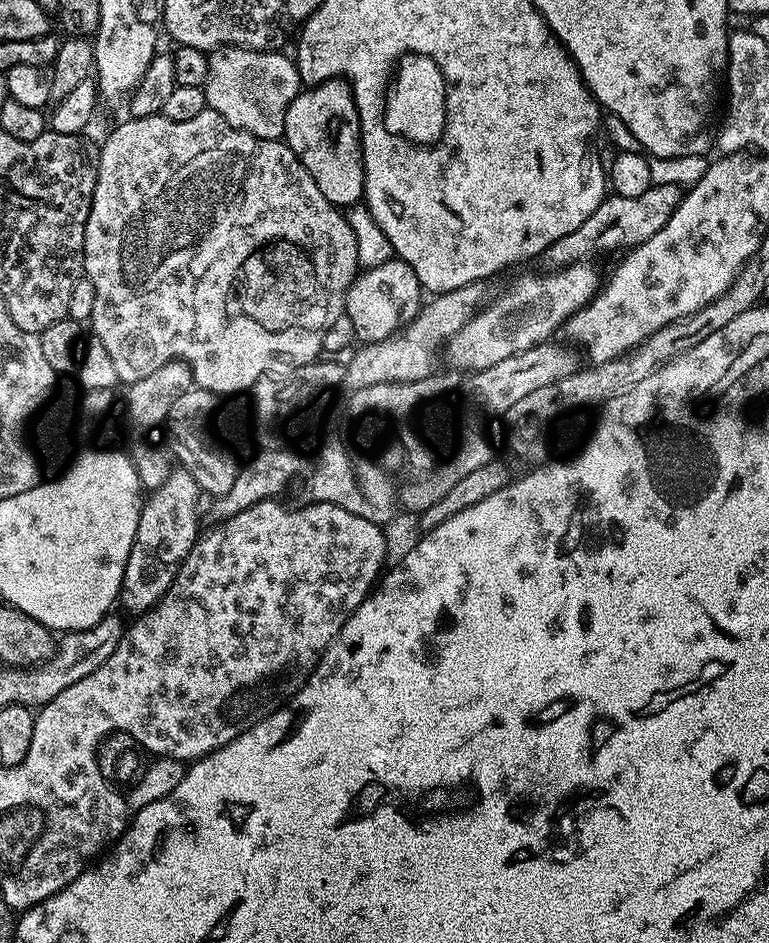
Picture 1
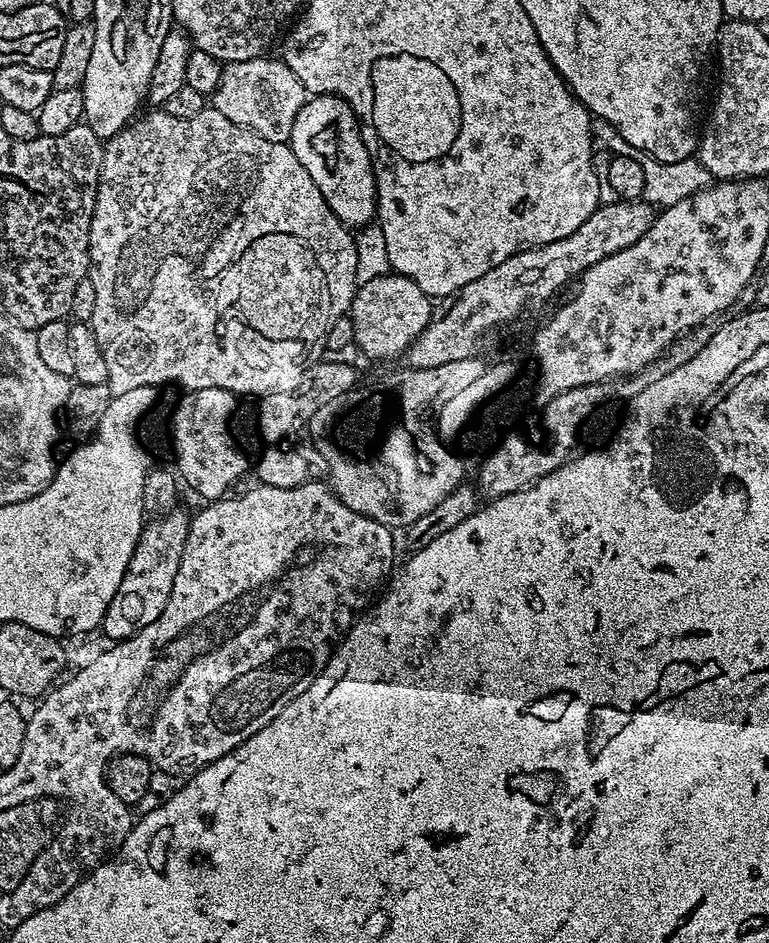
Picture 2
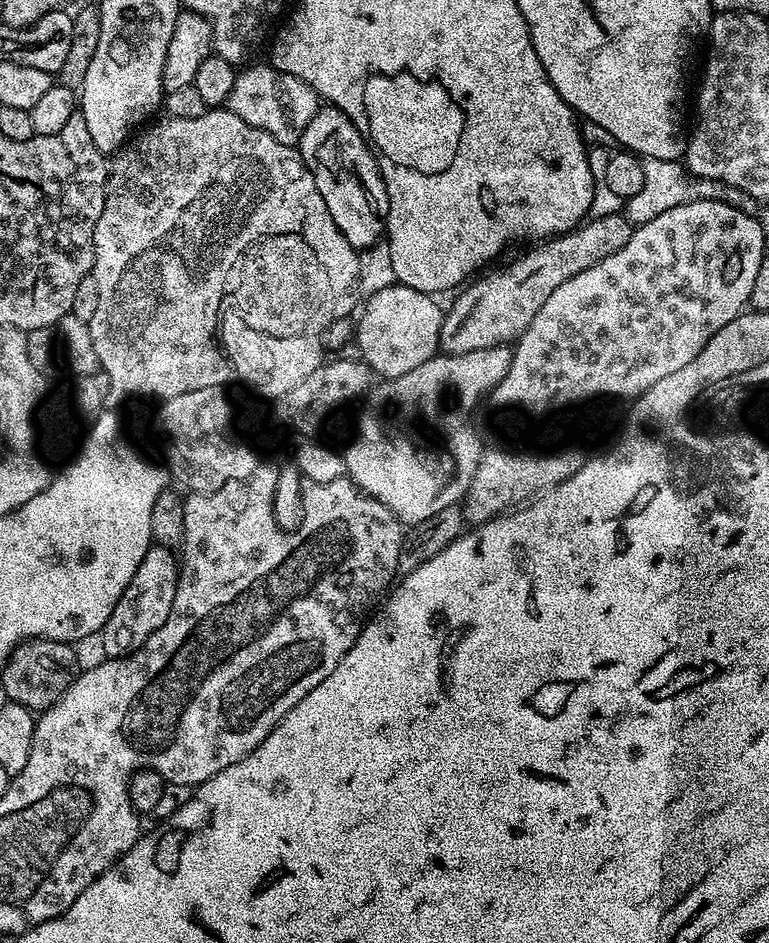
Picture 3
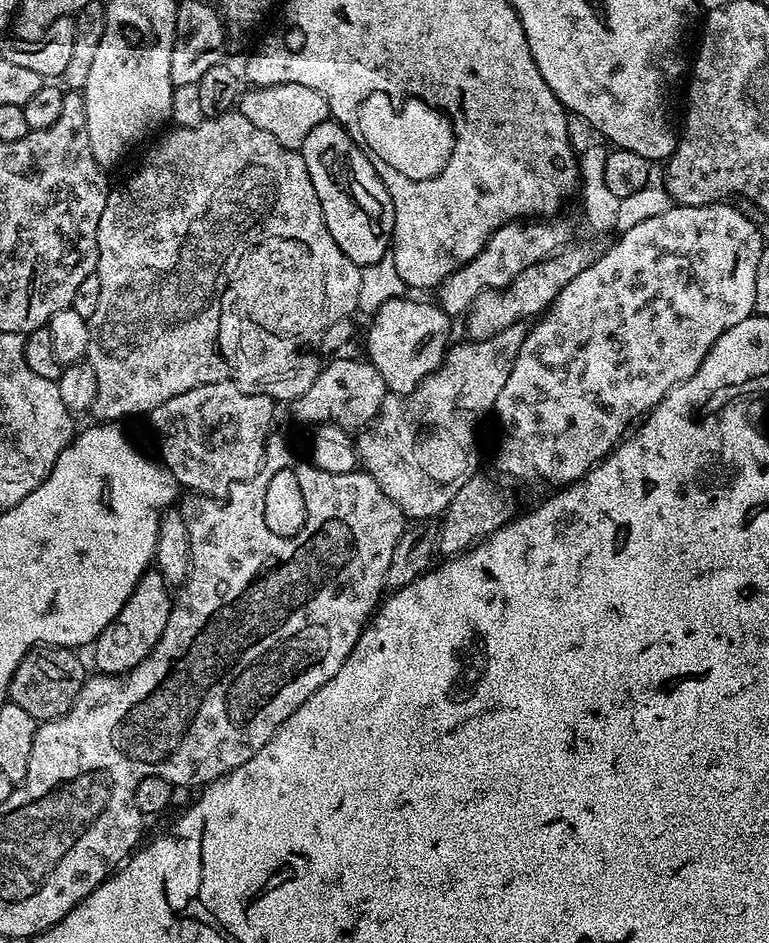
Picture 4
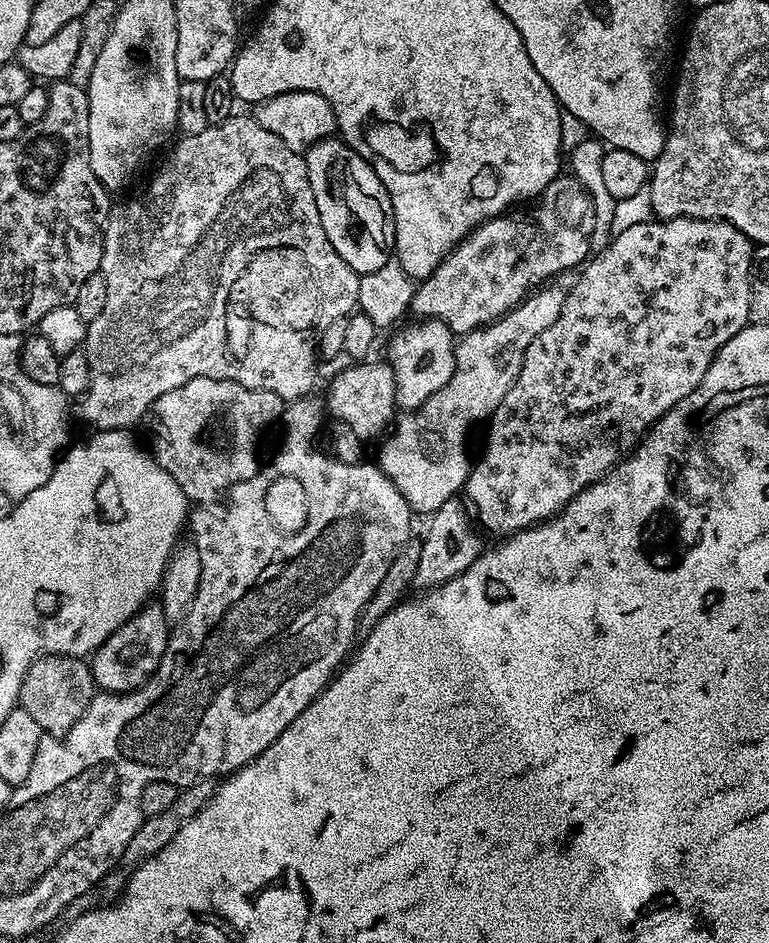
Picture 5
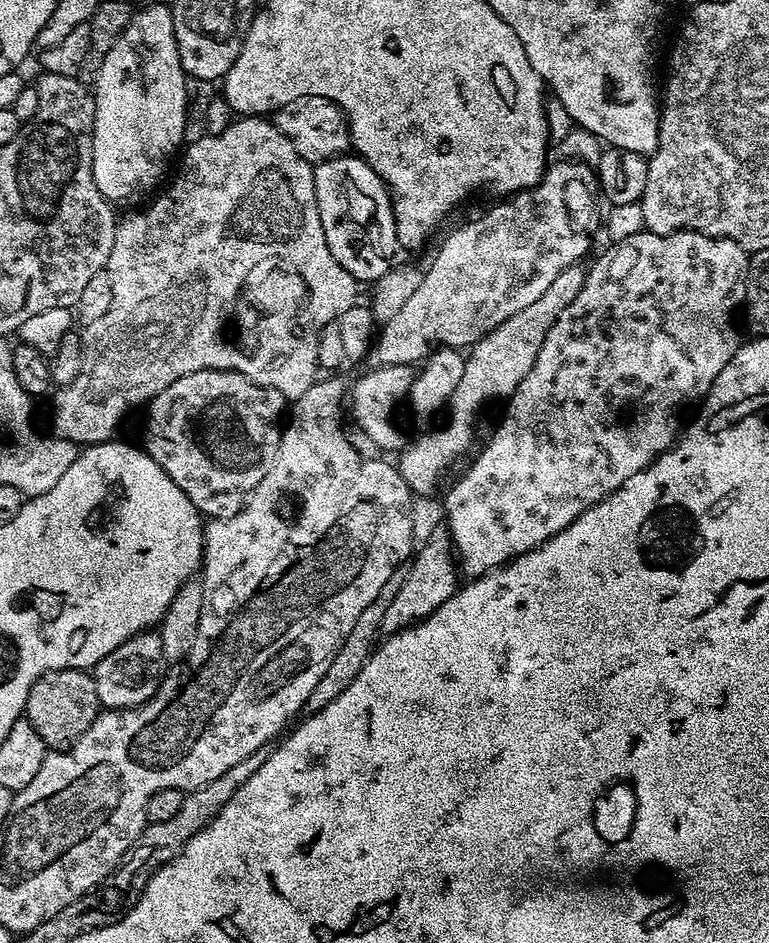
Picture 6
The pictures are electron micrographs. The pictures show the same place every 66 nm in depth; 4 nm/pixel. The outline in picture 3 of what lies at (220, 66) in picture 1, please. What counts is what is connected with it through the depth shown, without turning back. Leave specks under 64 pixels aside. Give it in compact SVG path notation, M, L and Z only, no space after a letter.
M256 64L253 68L244 66L237 71L226 107L229 112L238 114L242 122L252 128L266 130L266 134L278 138L278 142L299 145L302 130L306 130L310 118L314 118L316 113L317 94L313 88L306 86L306 82L264 64Z

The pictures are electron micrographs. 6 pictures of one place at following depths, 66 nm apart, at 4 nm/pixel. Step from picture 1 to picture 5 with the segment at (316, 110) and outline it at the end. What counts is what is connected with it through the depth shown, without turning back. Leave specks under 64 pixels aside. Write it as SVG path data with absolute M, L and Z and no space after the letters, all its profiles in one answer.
M340 138L320 140L303 153L303 158L310 178L310 190L314 190L314 202L318 202L318 218L322 218L322 230L326 230L330 246L342 254L342 262L346 262L346 266L358 273L381 270L388 260L393 259L396 231L390 194L386 186L382 186L378 174L374 174L372 167Z

